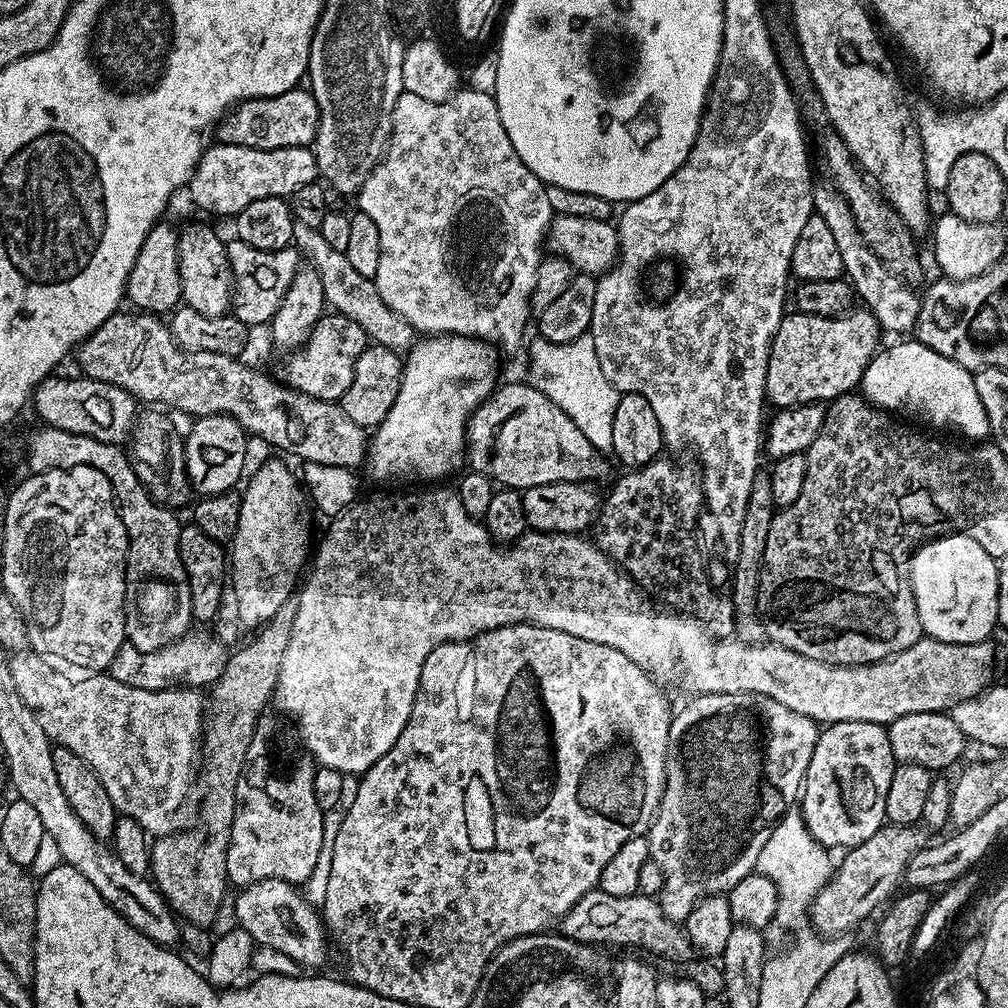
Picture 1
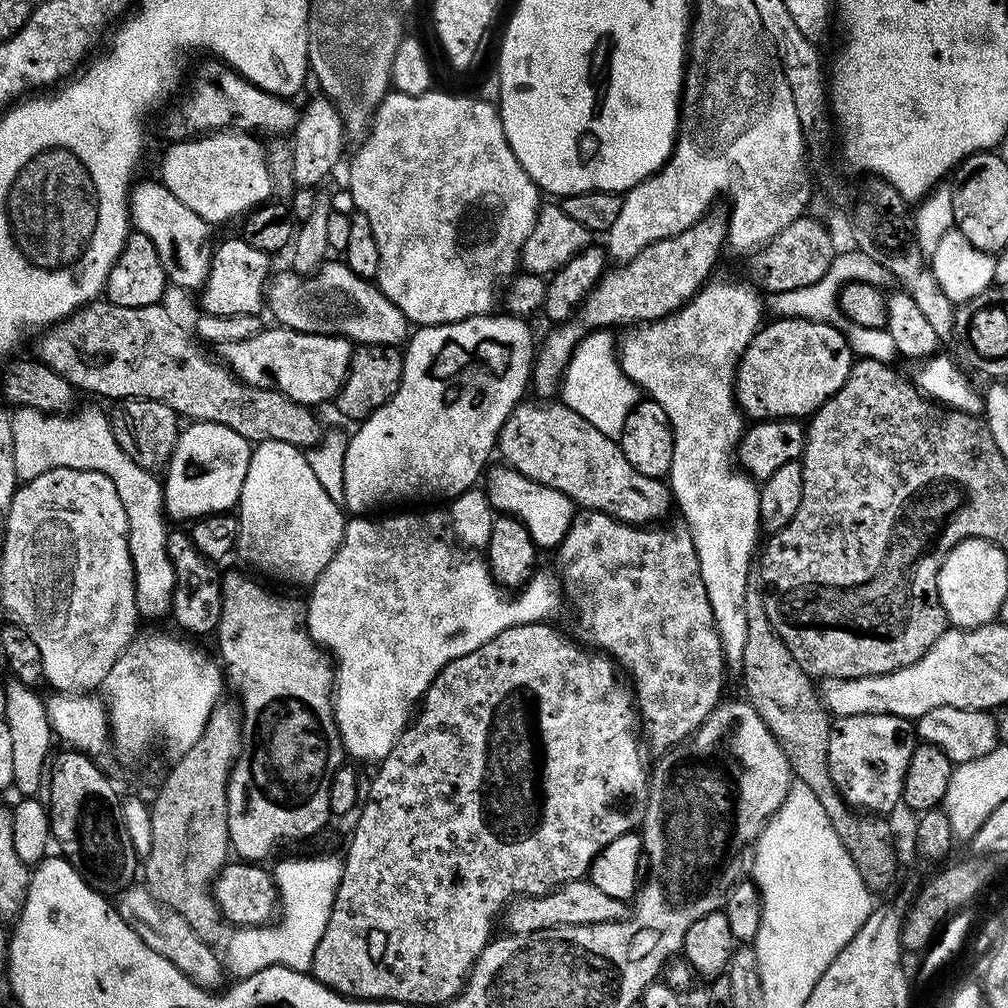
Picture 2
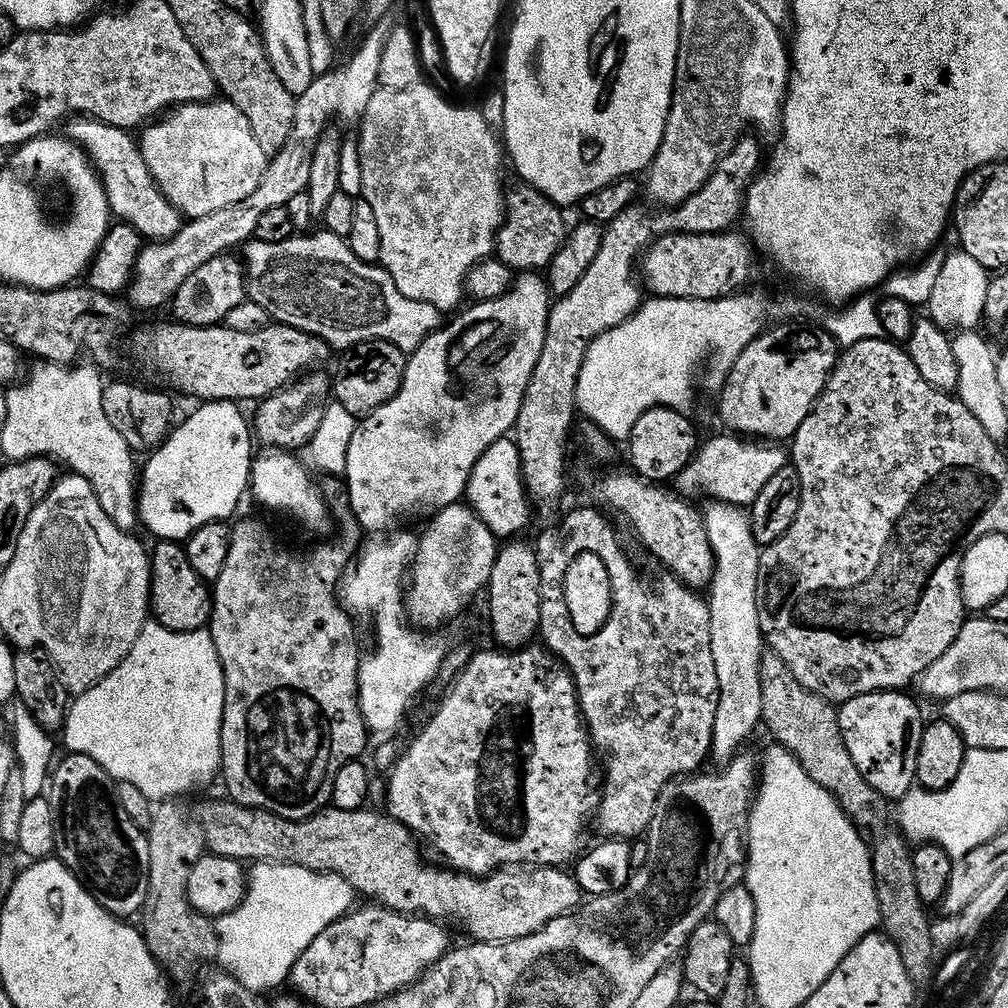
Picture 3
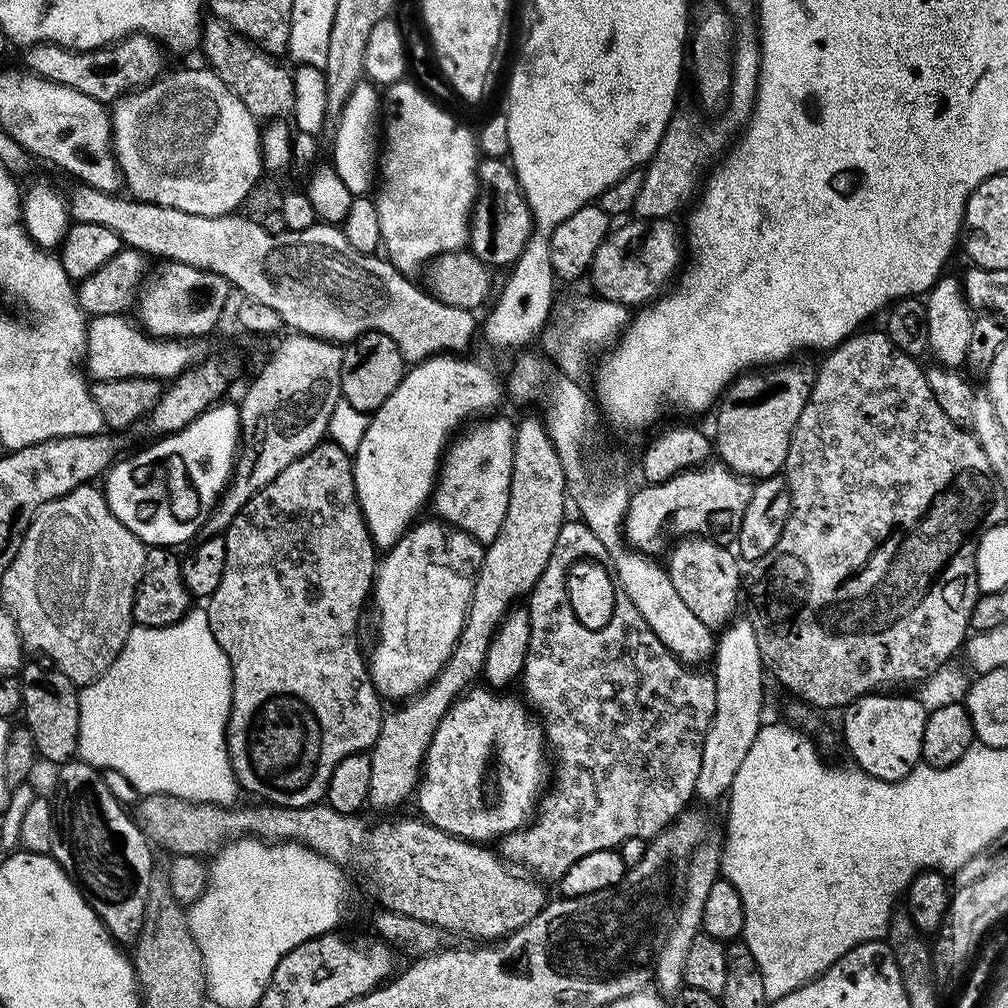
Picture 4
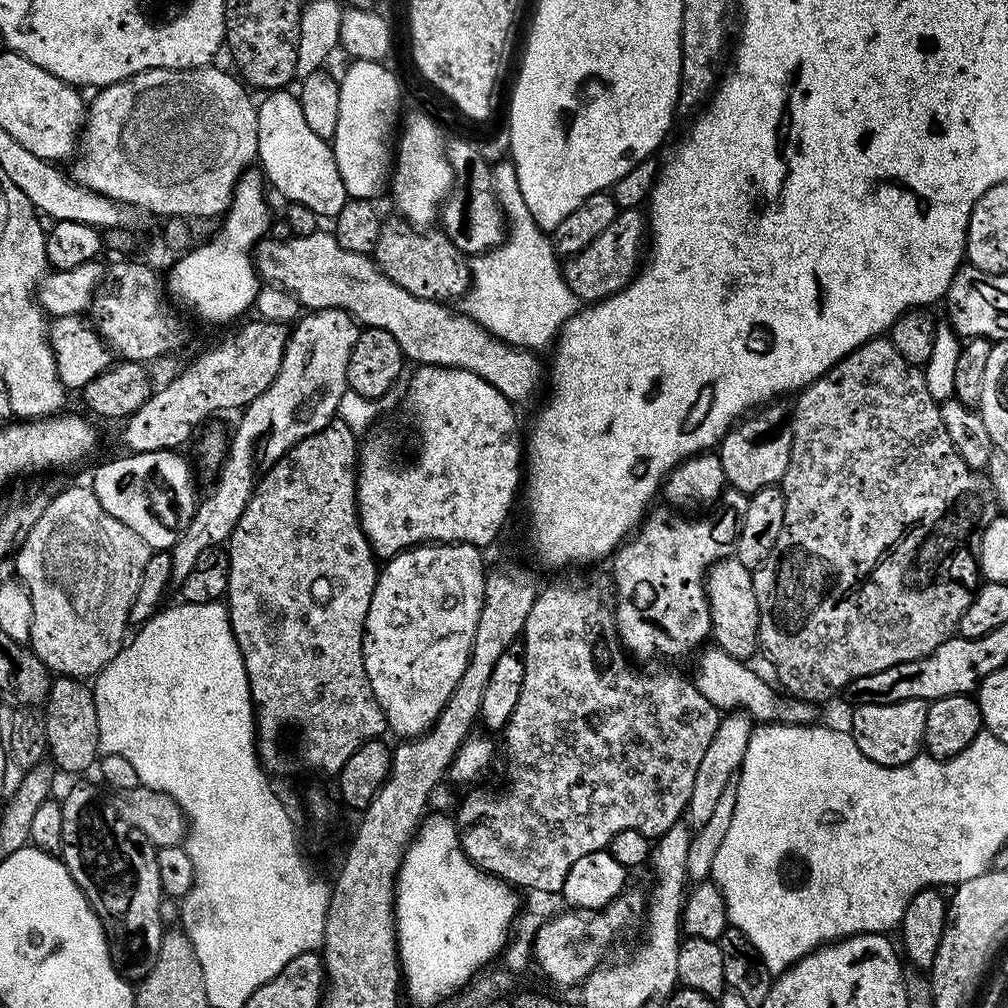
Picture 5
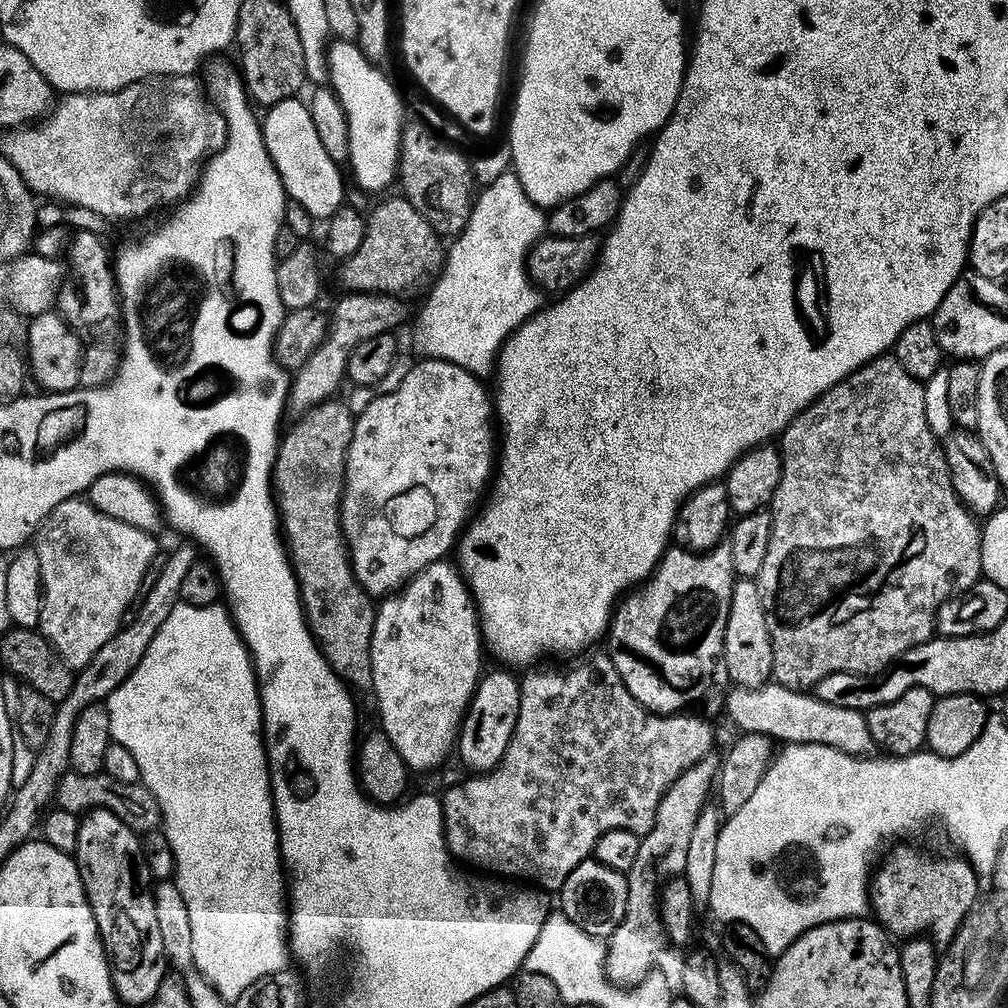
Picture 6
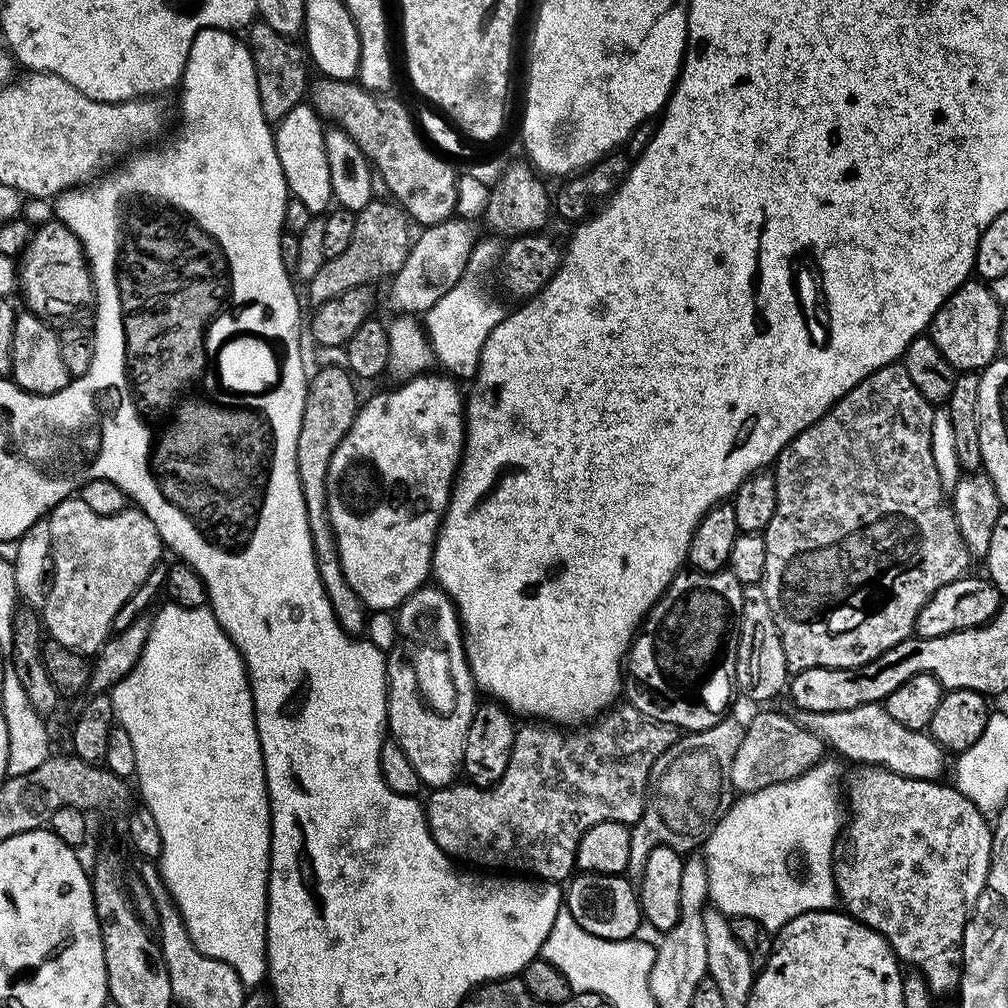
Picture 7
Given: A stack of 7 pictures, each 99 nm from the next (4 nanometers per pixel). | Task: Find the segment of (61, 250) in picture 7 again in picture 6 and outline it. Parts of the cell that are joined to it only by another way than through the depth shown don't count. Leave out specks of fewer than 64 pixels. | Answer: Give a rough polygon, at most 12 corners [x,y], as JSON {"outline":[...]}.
{"outline":[[94,233],[66,248],[80,300],[55,307],[73,329],[96,332],[120,315],[114,260]]}

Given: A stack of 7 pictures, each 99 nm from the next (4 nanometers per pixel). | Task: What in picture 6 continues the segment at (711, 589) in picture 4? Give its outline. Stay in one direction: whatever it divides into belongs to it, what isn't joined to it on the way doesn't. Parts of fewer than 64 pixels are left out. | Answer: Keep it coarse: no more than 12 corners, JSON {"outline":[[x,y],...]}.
{"outline":[[755,579],[732,588],[724,665],[739,688],[772,680],[772,643]]}

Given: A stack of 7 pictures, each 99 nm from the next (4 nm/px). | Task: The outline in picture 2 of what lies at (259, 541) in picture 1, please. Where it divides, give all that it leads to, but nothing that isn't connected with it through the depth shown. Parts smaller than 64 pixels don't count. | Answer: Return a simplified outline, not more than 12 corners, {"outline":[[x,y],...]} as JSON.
{"outline":[[262,440],[242,482],[235,551],[315,584],[346,512],[305,449]]}

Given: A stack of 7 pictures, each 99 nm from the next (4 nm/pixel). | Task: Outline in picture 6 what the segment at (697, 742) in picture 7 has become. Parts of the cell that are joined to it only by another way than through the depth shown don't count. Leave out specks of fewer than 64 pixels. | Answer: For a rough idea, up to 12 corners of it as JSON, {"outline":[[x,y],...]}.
{"outline":[[719,759],[674,781],[640,839],[627,910],[604,972],[632,987],[655,967],[667,934],[662,881],[681,875]]}

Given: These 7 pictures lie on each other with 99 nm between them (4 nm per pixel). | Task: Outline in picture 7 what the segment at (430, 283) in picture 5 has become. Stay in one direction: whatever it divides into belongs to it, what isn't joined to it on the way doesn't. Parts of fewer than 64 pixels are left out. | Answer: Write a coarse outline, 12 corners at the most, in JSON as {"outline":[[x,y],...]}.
{"outline":[[388,198],[356,212],[343,254],[306,282],[313,305],[391,278],[409,217]]}

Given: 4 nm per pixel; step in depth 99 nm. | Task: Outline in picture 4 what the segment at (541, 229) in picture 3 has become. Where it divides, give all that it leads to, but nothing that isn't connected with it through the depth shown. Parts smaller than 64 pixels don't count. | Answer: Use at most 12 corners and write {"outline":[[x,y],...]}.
{"outline":[[481,159],[467,247],[516,263],[534,231],[507,159]]}

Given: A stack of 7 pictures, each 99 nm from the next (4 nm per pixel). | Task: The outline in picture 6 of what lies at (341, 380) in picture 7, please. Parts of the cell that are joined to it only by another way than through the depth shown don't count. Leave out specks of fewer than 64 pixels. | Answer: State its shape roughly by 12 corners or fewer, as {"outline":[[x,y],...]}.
{"outline":[[324,400],[283,433],[274,495],[304,619],[371,689],[373,597],[340,499],[356,416]]}

